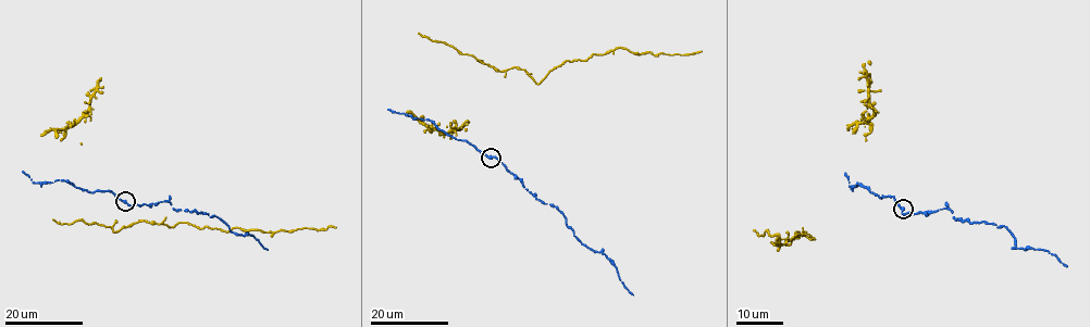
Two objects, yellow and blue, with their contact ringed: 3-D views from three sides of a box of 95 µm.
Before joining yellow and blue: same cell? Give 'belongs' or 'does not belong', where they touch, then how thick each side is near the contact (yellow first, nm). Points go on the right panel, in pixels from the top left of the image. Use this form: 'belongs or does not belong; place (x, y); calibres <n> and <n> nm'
belongs; place (903, 209); calibres 50 and 320 nm

